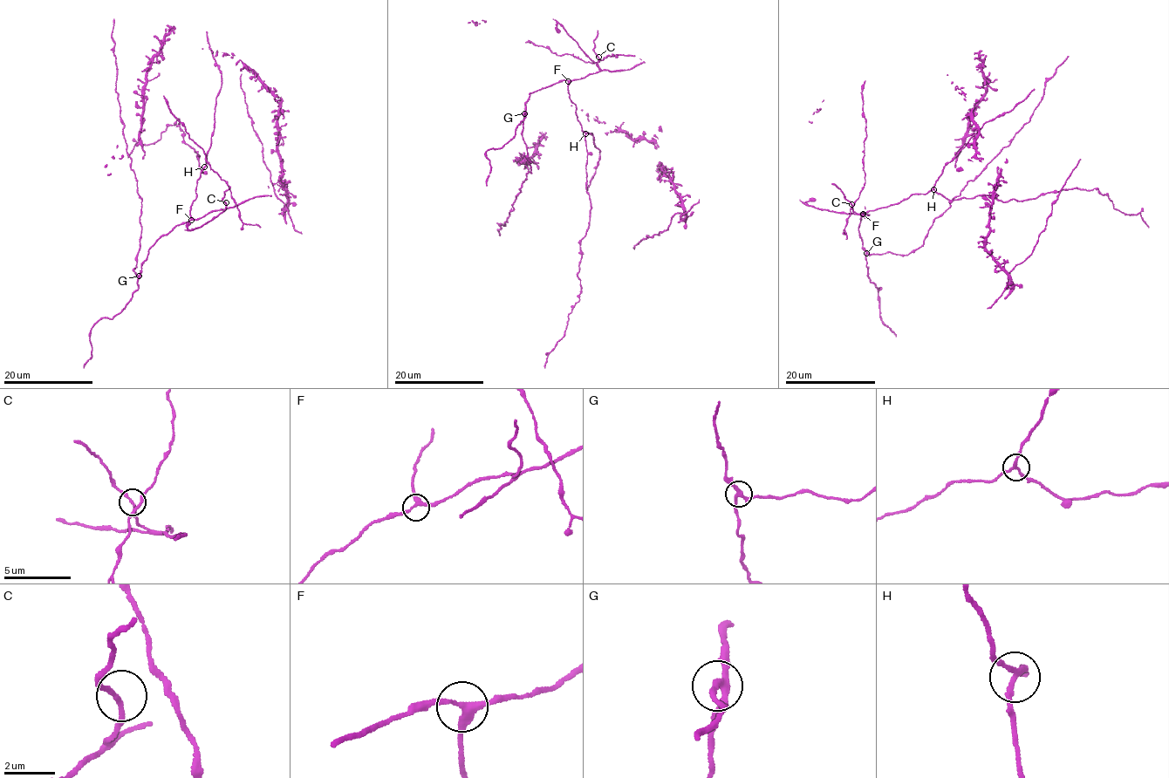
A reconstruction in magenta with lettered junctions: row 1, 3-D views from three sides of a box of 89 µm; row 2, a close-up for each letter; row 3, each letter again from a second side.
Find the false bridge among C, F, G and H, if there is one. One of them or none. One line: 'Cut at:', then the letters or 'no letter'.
Cut at: H

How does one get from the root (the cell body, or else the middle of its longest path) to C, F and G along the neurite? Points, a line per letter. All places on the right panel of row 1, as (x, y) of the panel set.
C: (933, 189), (867, 210), (864, 215), (853, 211), (851, 204)
F: (933, 189), (925, 194), (912, 194), (899, 202), (863, 214)
G: (933, 189), (925, 194), (912, 194), (885, 208), (861, 214), (860, 212), (858, 232), (863, 249), (866, 253)

